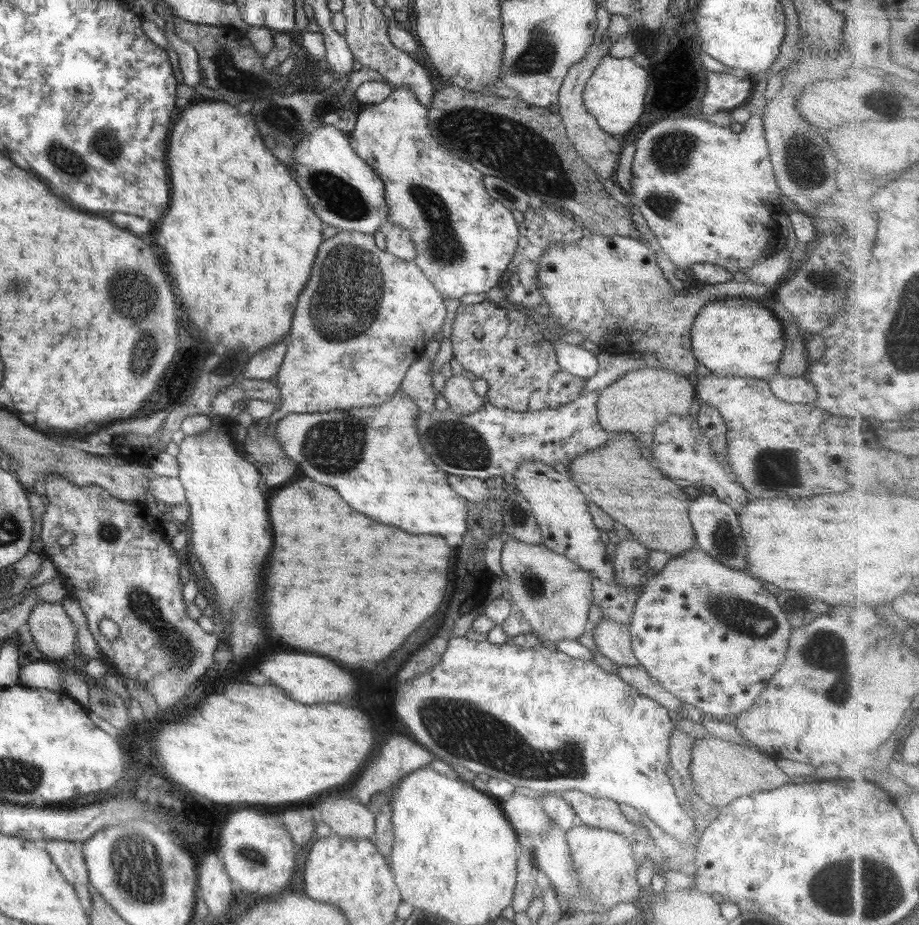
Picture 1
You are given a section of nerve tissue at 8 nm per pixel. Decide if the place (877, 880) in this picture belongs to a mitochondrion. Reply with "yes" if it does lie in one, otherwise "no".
yes

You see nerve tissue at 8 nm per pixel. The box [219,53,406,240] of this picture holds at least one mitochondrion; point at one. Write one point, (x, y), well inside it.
(340, 199)

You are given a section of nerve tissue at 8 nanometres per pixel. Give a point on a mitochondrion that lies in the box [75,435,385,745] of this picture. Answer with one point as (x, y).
(178, 647)

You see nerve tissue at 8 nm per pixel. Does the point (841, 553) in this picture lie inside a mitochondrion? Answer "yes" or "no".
no

